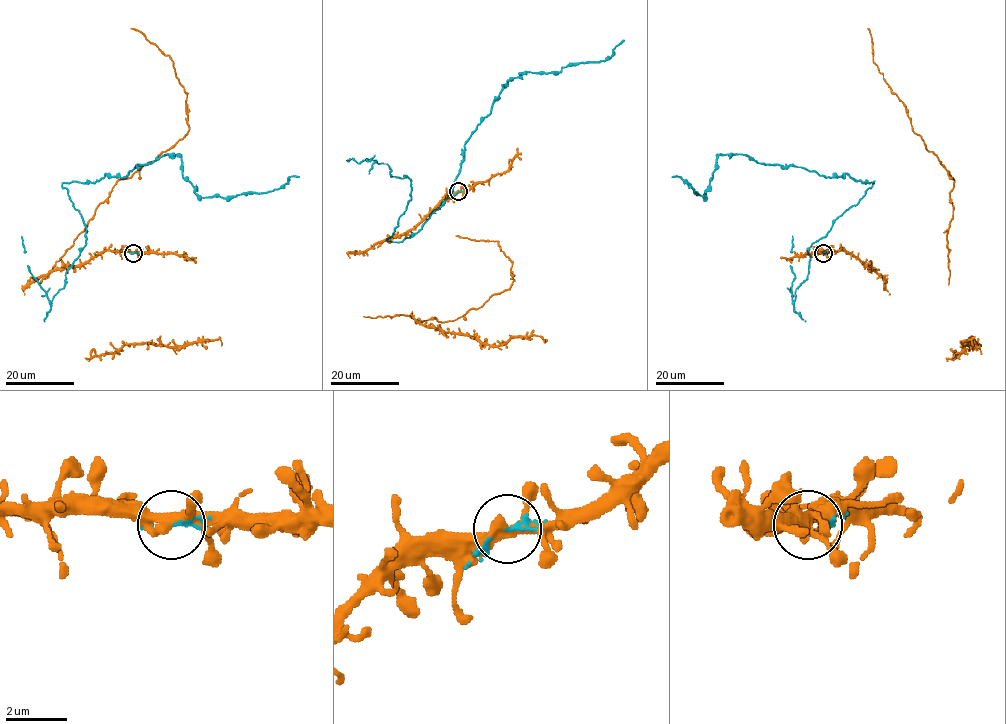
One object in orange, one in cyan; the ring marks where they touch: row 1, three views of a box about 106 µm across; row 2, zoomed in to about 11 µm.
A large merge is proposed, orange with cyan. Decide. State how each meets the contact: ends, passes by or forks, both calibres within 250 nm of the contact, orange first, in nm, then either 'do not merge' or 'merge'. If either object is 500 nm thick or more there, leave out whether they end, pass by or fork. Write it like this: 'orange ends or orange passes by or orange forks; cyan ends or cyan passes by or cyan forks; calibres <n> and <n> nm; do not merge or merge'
orange forks; cyan ends; calibres 320 and 130 nm; merge

